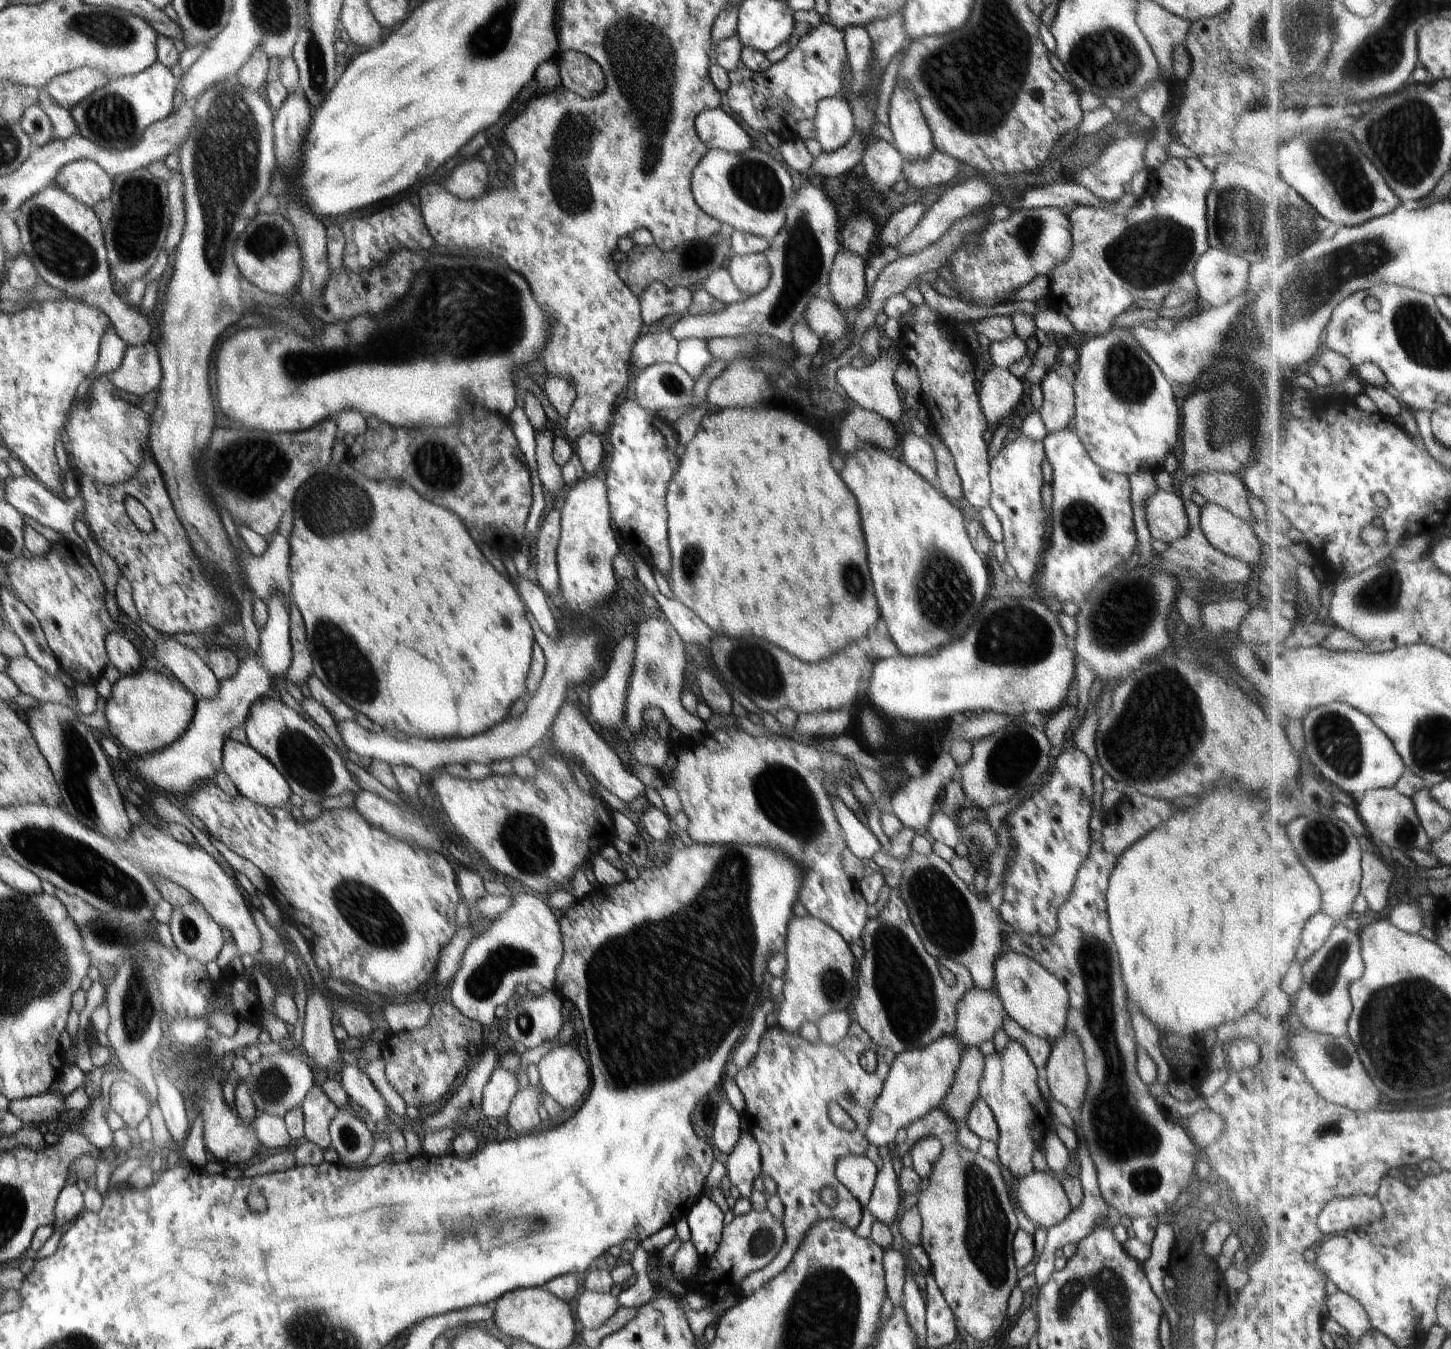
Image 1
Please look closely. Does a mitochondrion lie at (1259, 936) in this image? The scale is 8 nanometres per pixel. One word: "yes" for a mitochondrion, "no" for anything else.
no

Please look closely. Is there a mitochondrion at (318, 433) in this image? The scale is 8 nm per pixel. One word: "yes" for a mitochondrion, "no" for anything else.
no

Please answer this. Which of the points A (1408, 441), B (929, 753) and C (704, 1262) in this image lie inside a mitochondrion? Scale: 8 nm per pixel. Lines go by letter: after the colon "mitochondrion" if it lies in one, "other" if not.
A: other
B: other
C: other

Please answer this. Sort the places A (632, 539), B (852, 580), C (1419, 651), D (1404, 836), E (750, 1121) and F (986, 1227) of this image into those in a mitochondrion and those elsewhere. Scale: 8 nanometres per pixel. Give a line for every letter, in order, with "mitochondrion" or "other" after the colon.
A: other
B: mitochondrion
C: other
D: mitochondrion
E: other
F: mitochondrion

